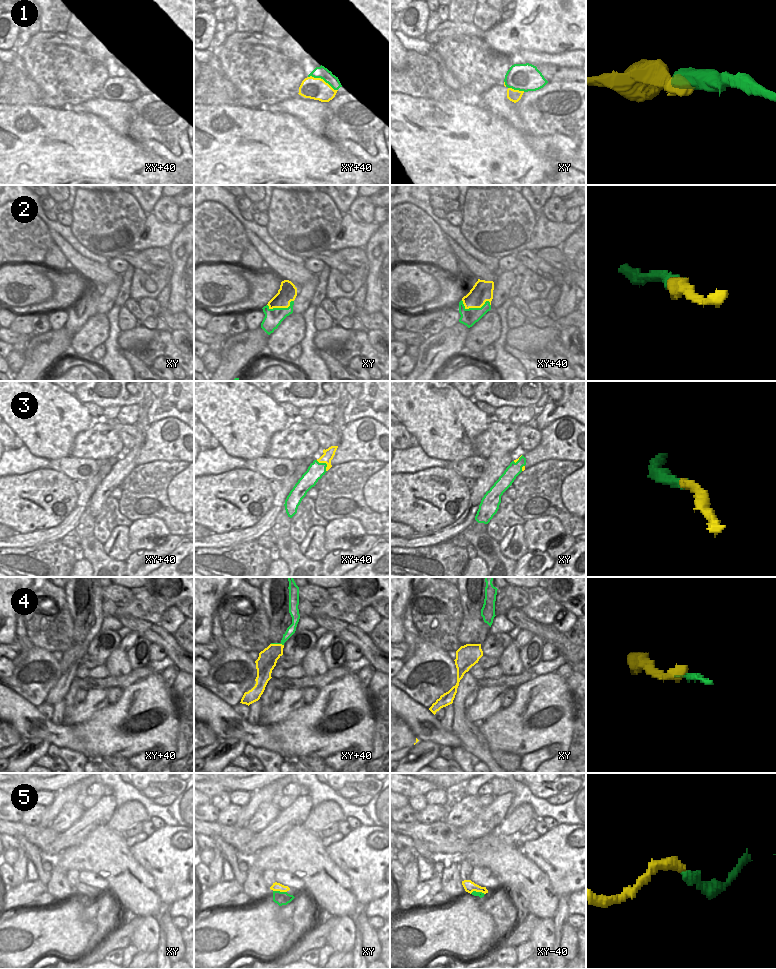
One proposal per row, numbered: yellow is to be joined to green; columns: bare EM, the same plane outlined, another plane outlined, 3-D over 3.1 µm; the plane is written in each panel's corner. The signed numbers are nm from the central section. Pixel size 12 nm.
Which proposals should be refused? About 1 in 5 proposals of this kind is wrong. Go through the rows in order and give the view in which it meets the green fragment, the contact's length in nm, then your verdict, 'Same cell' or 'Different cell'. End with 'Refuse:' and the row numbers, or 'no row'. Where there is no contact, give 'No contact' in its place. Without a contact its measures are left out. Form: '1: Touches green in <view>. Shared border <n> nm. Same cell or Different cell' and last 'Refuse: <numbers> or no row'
1: Touches green in xy+40. Shared border 400 nm. Same cell
2: Touches green in xy+40. Shared border 360 nm. Same cell
3: Touches green in xy+40. Shared border 190 nm. Same cell
4: Touches green in xy+40. Shared border 160 nm. Same cell
5: Touches green in xy. Shared border 170 nm. Same cell
Refuse: no row.

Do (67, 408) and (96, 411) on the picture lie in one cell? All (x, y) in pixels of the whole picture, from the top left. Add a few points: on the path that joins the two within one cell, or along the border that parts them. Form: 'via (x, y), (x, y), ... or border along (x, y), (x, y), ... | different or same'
border along (82, 403), (88, 412), (97, 419) | different

